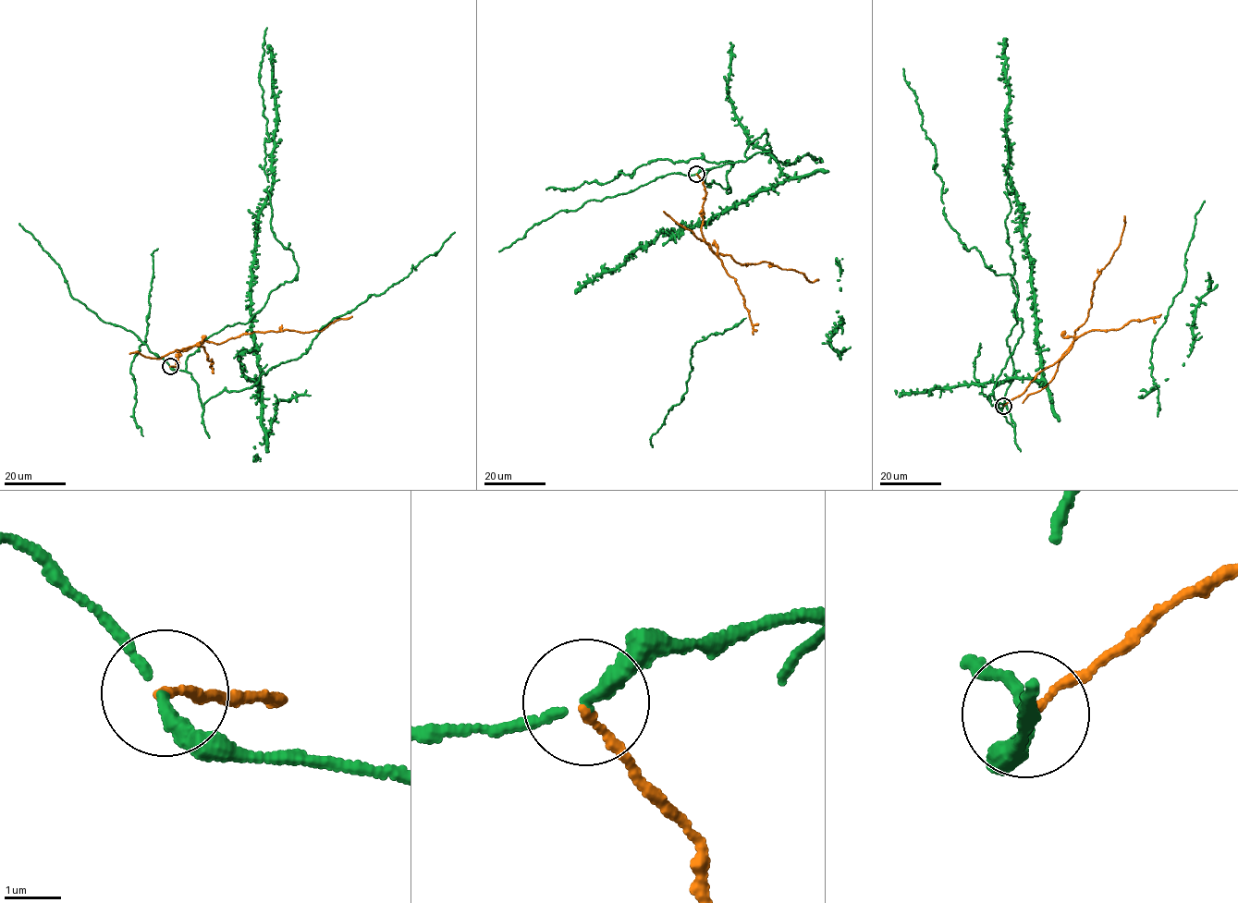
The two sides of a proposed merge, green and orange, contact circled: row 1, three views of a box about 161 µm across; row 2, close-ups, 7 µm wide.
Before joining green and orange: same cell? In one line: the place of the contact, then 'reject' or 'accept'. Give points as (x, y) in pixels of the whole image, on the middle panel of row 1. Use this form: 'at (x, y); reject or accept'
at (696, 174); reject

